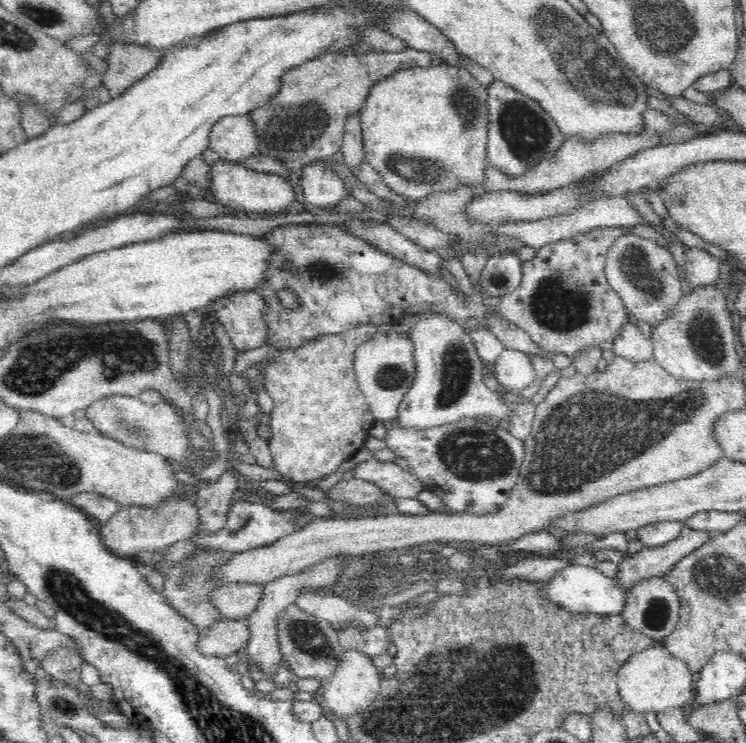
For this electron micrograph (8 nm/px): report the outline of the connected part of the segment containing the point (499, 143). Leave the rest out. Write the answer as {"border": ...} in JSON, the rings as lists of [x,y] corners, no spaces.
{"border":[[[494,79],[488,86],[488,154],[487,162],[506,177],[518,177],[528,173],[543,157],[556,154],[562,146],[565,134],[555,120],[535,100]]]}

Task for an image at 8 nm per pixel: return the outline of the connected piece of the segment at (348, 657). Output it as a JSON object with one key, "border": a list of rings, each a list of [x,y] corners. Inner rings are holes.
{"border":[[[345,651],[338,660],[336,672],[324,684],[324,698],[329,709],[340,719],[366,712],[380,692],[381,676],[372,659],[358,651]]]}

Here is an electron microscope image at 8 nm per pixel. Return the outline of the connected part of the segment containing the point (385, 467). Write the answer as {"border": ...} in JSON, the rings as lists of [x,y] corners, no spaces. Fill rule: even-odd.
{"border":[[[373,458],[360,462],[353,471],[354,478],[375,484],[392,497],[416,499],[418,493],[426,489],[410,468],[405,471],[396,462],[382,462]]]}

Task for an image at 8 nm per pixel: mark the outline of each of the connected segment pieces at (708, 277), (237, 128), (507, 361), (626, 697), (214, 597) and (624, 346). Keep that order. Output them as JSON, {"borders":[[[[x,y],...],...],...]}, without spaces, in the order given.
{"borders":[[[[685,248],[685,278],[693,289],[718,281],[720,261],[703,248]]],[[[238,114],[238,116],[225,116],[216,122],[210,130],[209,134],[209,148],[214,154],[219,154],[221,160],[232,162],[238,165],[243,165],[244,160],[248,160],[250,156],[260,154],[258,149],[258,137],[254,131],[254,123],[250,119],[249,114]]],[[[505,349],[494,364],[499,391],[518,393],[536,380],[529,355],[520,351]]],[[[661,640],[655,646],[628,659],[618,671],[617,687],[626,708],[632,712],[666,712],[670,708],[690,705],[694,700],[693,672],[685,660],[678,660],[666,649]]],[[[234,582],[211,590],[209,601],[228,620],[246,621],[256,610],[263,595],[263,585]]],[[[624,324],[620,334],[613,342],[612,351],[626,360],[646,362],[654,358],[654,345],[652,341],[642,334],[636,325]]]]}

